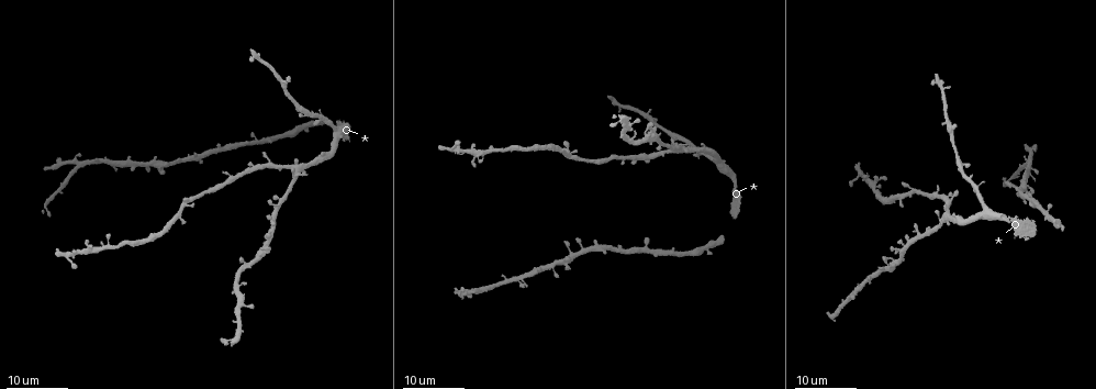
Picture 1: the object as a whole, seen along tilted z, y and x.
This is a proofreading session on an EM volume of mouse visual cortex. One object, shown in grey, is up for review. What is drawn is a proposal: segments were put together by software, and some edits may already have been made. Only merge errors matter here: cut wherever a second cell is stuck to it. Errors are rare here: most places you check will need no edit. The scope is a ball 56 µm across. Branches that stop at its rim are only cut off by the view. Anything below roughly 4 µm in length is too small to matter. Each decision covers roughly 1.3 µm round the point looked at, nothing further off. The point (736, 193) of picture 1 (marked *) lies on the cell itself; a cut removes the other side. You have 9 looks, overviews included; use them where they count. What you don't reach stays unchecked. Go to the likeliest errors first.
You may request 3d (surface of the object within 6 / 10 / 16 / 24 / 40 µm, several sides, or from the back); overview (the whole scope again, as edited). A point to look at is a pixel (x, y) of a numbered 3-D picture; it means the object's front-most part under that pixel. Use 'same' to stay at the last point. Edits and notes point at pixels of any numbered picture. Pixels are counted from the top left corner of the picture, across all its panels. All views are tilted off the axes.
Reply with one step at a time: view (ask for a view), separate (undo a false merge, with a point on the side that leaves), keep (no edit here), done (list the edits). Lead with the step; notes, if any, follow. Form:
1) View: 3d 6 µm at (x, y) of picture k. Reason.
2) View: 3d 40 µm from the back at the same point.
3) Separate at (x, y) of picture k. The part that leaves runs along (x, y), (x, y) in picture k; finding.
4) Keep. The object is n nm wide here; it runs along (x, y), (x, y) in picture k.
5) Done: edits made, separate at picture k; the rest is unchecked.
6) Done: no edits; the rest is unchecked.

View: 3d 16 µm at (77, 166) of picture 1. Four arms meet.

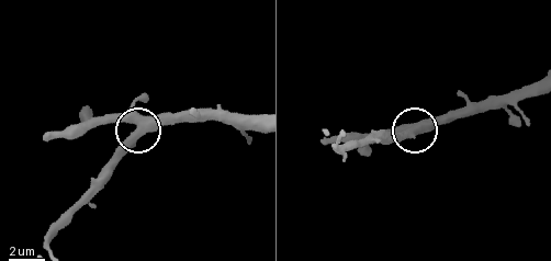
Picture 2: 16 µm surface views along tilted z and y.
View: 3d 6 µm at (412, 128) of picture 2.

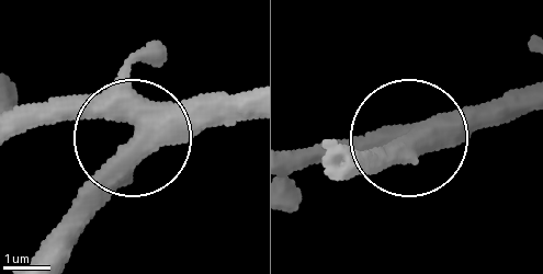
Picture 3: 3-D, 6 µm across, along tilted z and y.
View: 3d 6 µm from the back at (411, 139) of picture 3.

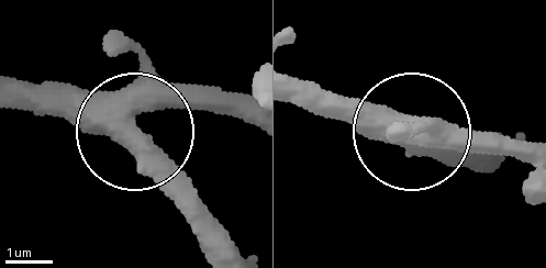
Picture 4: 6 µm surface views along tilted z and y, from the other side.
Keep. The side arm is 6 µm long; it runs along (294, 87), (445, 138), (527, 147) in picture 4; one cell here.

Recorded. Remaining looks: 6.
View: 3d 16 µm at (149, 235) of picture 1. A narrow waist.

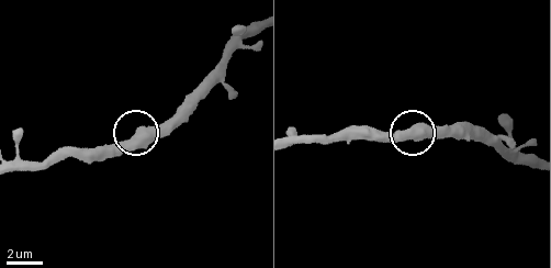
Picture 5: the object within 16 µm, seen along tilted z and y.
View: 3d 10 µm at (139, 132) of picture 5.

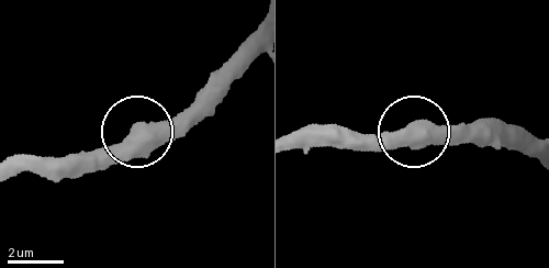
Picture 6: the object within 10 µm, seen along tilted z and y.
Keep. The object is 630 nm wide here; it runs along (534, 157), (434, 131), (366, 149) in picture 6; one cell here.

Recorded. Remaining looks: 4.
View: 3d 16 µm at (891, 259) of picture 1. Four or more arms meet.

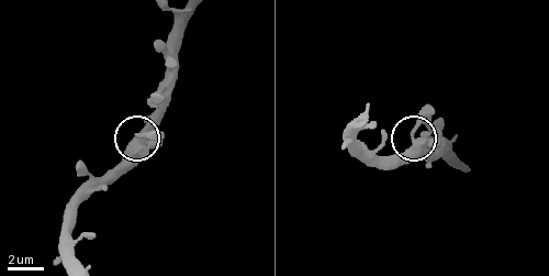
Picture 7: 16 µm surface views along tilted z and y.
View: 3d 6 µm at (138, 140) of picture 7. Zoom in.

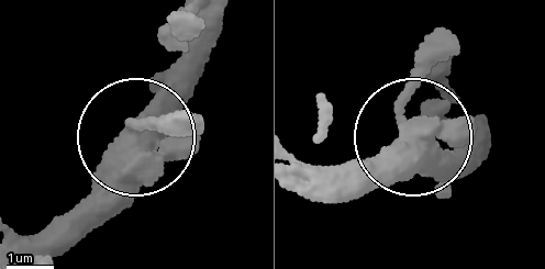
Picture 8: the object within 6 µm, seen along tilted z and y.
Keep. 4 arms meet here; all the same cell.

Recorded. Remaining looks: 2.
View: 3d 16 µm at (572, 159) of picture 1. Sudden change in width.

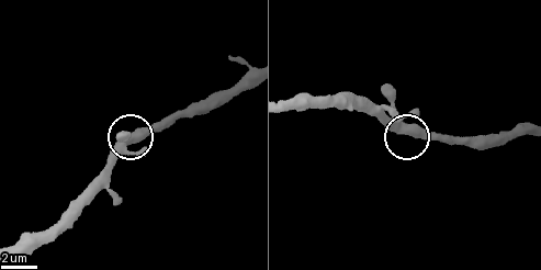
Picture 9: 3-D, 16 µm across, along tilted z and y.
View: 3d 6 µm at (135, 134) of picture 9.

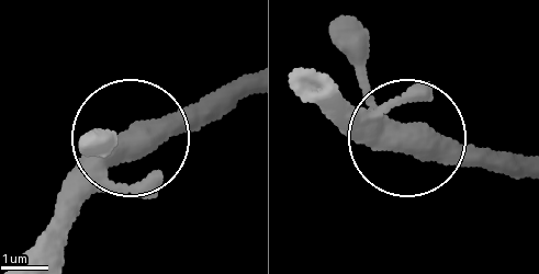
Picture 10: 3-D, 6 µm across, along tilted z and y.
Keep. It runs along (243, 79), (135, 133), (58, 253) in picture 10; all the same cell.

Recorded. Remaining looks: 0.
Done: no edits; the rest is unchecked.

